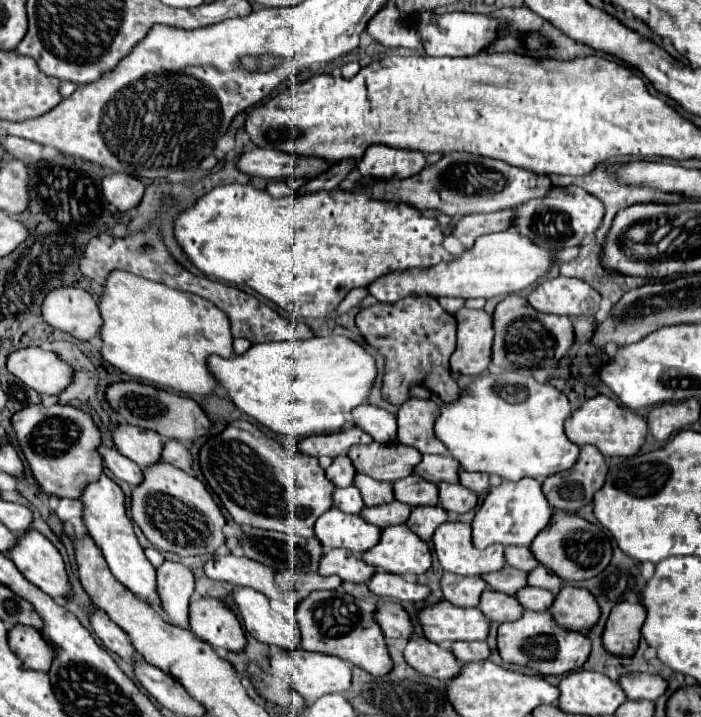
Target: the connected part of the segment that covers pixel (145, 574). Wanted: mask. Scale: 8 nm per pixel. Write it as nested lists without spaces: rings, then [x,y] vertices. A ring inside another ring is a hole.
[[[101,475],[97,481],[89,483],[83,489],[79,501],[83,505],[83,523],[87,527],[87,535],[101,549],[101,553],[103,553],[111,573],[115,575],[115,579],[121,581],[127,589],[131,589],[141,599],[149,601],[151,607],[157,613],[161,613],[159,597],[157,597],[157,583],[155,583],[155,567],[147,561],[139,541],[133,533],[133,523],[129,521],[129,517],[125,513],[125,495],[123,495],[123,491],[107,475]]]

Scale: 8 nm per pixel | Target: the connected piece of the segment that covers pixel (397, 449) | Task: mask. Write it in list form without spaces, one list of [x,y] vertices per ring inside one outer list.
[[[373,441],[369,445],[353,445],[353,449],[349,449],[349,459],[357,471],[377,481],[395,483],[411,475],[413,465],[421,461],[421,453],[401,443],[381,445]]]

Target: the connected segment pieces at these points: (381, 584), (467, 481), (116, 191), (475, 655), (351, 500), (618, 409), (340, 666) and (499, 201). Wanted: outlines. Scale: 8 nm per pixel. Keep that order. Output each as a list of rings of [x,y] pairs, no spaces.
[[[377,571],[369,581],[367,587],[371,593],[379,597],[391,597],[399,601],[423,601],[429,595],[429,589],[419,583],[407,583],[401,575]]]
[[[459,471],[459,483],[467,489],[471,489],[473,493],[481,493],[489,487],[489,475],[485,473],[469,473],[469,471]]]
[[[113,173],[103,179],[103,195],[119,211],[135,209],[141,203],[143,191],[143,183],[137,177],[129,177],[125,173]]]
[[[455,641],[451,643],[451,653],[457,657],[459,663],[483,661],[489,657],[489,647],[485,641]]]
[[[345,487],[345,489],[335,489],[333,491],[333,507],[341,509],[343,513],[359,513],[363,509],[363,499],[357,487]]]
[[[595,395],[591,399],[585,399],[583,405],[571,413],[569,421],[565,421],[565,431],[575,445],[595,445],[605,457],[633,457],[639,453],[645,441],[647,423],[641,415],[625,409],[617,401],[605,395]]]
[[[281,647],[269,649],[269,663],[271,671],[289,683],[305,701],[315,701],[325,693],[341,693],[351,685],[351,663],[329,653],[309,653],[303,649],[287,651]]]
[[[447,153],[437,163],[425,167],[421,173],[409,179],[389,179],[371,183],[371,195],[385,201],[403,201],[417,209],[439,209],[447,215],[467,213],[491,213],[499,209],[511,209],[535,197],[545,197],[551,187],[549,177],[513,167],[505,161],[481,157],[473,153]]]

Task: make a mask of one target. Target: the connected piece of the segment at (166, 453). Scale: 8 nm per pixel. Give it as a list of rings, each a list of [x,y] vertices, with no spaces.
[[[167,439],[165,445],[163,445],[161,461],[171,463],[171,465],[175,465],[179,469],[191,469],[191,455],[189,455],[189,449],[187,449],[187,445],[183,441]]]

